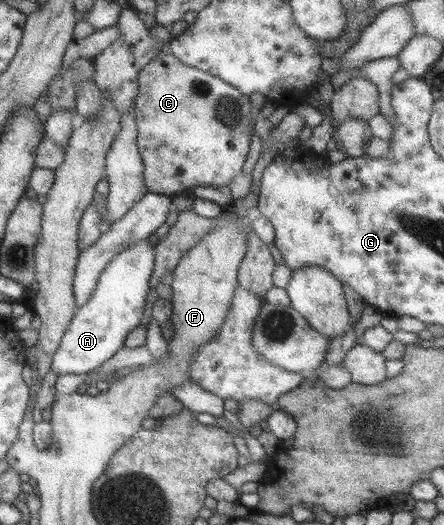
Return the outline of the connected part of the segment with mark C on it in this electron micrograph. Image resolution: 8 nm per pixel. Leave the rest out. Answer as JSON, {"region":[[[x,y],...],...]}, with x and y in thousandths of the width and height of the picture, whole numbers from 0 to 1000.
{"region":[[[381,97],[345,109],[313,133],[302,183],[306,274],[324,316],[329,360],[394,373],[441,354],[511,354],[543,328],[561,286],[572,230],[561,185],[484,145],[408,122]]]}

